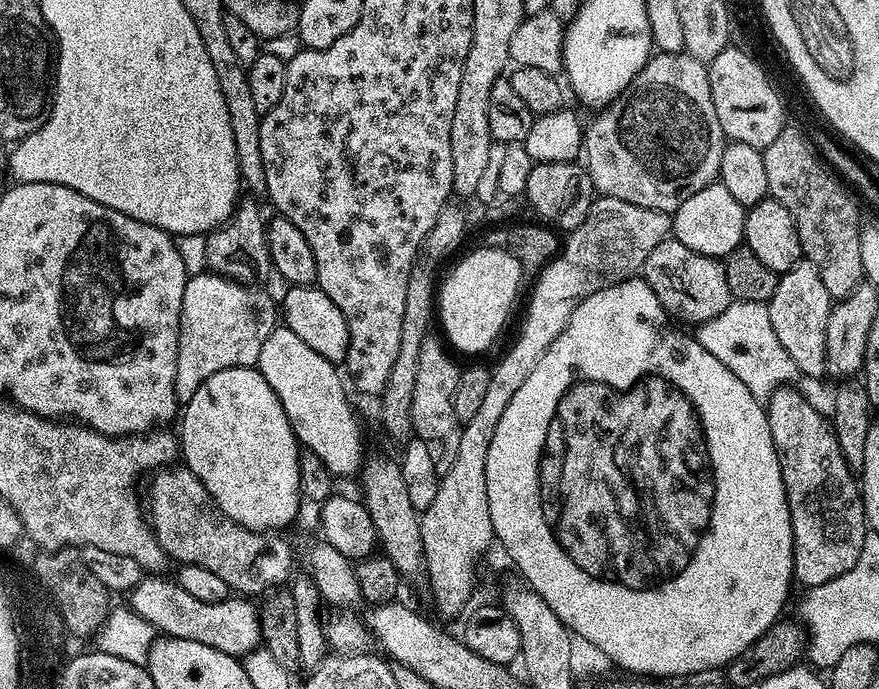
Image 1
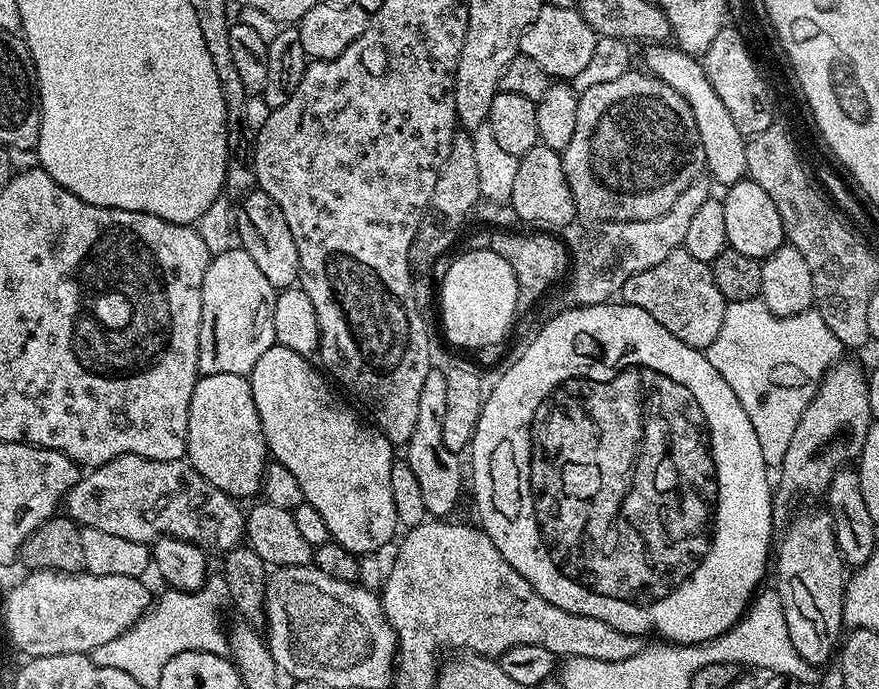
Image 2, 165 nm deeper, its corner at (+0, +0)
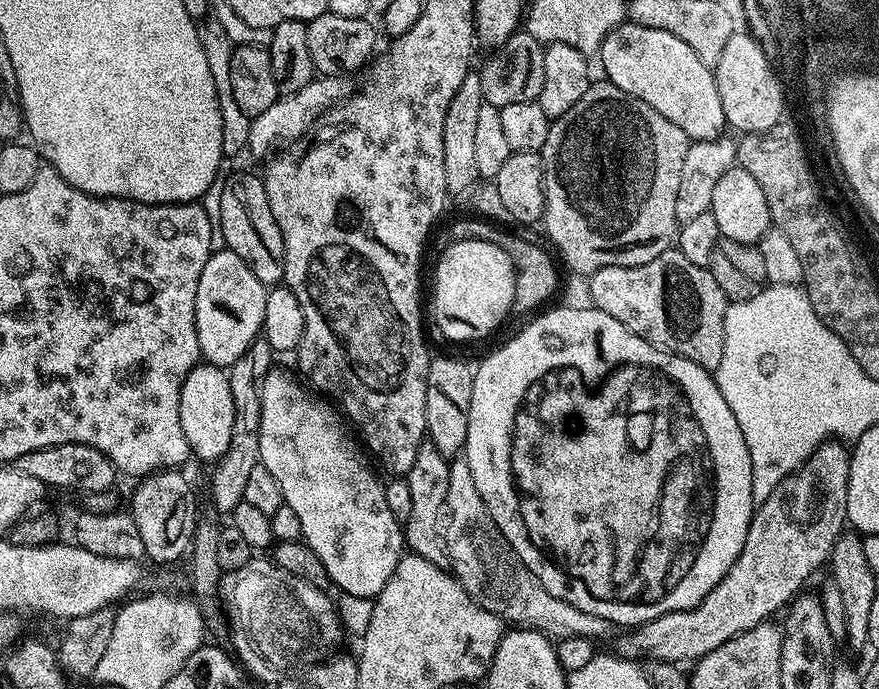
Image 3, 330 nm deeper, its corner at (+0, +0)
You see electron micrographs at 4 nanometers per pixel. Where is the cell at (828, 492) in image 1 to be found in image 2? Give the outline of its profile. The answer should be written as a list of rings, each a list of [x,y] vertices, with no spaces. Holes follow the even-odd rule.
[[[820,510],[820,512],[804,512],[801,516],[793,515],[791,519],[787,521],[786,527],[788,529],[784,532],[784,541],[779,544],[774,552],[774,568],[776,564],[776,584],[774,584],[774,591],[782,598],[782,606],[784,607],[784,621],[786,622],[786,630],[790,630],[790,642],[794,642],[794,650],[800,655],[801,661],[808,666],[821,666],[828,659],[833,659],[834,653],[837,651],[838,643],[842,638],[842,631],[845,627],[844,622],[844,585],[846,583],[846,565],[844,559],[840,556],[838,550],[838,542],[836,541],[836,535],[834,534],[834,526],[832,525],[832,515],[826,510]]]

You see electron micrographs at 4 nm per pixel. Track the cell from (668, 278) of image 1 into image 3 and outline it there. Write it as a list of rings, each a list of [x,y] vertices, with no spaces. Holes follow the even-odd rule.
[[[669,250],[642,262],[642,266],[602,266],[602,270],[587,277],[588,296],[591,307],[618,318],[626,330],[638,334],[643,340],[649,340],[657,348],[686,358],[698,366],[714,370],[722,362],[724,345],[724,315],[729,306],[729,299],[722,294],[718,282],[708,273],[707,268],[698,266],[678,250]]]

